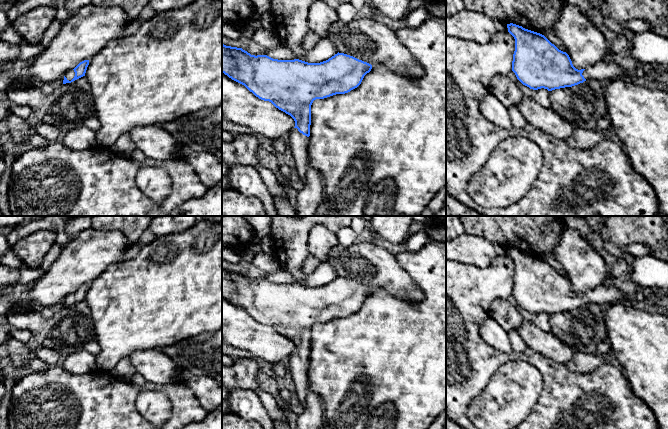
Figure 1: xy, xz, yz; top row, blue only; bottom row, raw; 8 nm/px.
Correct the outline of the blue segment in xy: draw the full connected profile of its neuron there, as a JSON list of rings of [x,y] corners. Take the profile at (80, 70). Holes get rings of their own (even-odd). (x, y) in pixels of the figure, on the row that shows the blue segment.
[[[84,60],[80,62],[74,69],[70,70],[65,74],[63,84],[71,83],[85,76],[88,65],[89,65],[89,60]]]

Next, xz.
[[[222,44],[222,73],[244,85],[259,99],[271,102],[295,121],[295,127],[289,136],[288,148],[294,157],[299,182],[303,183],[296,197],[297,216],[314,216],[323,201],[323,180],[311,166],[308,156],[313,101],[350,92],[361,84],[371,69],[371,64],[339,52],[326,61],[308,63],[299,59],[278,60],[267,55],[255,56],[242,48]]]

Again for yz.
[[[513,23],[507,24],[507,28],[508,32],[515,39],[512,71],[515,73],[517,79],[530,89],[538,90],[544,88],[552,91],[572,87],[588,79],[601,81],[604,79],[613,80],[623,75],[627,75],[629,78],[636,76],[635,74],[628,73],[623,66],[620,66],[612,58],[598,61],[588,68],[578,70],[573,66],[569,55],[559,50],[544,35]]]

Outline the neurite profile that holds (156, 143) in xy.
[[[159,125],[138,126],[128,134],[147,158],[160,161],[179,158],[180,144]]]

